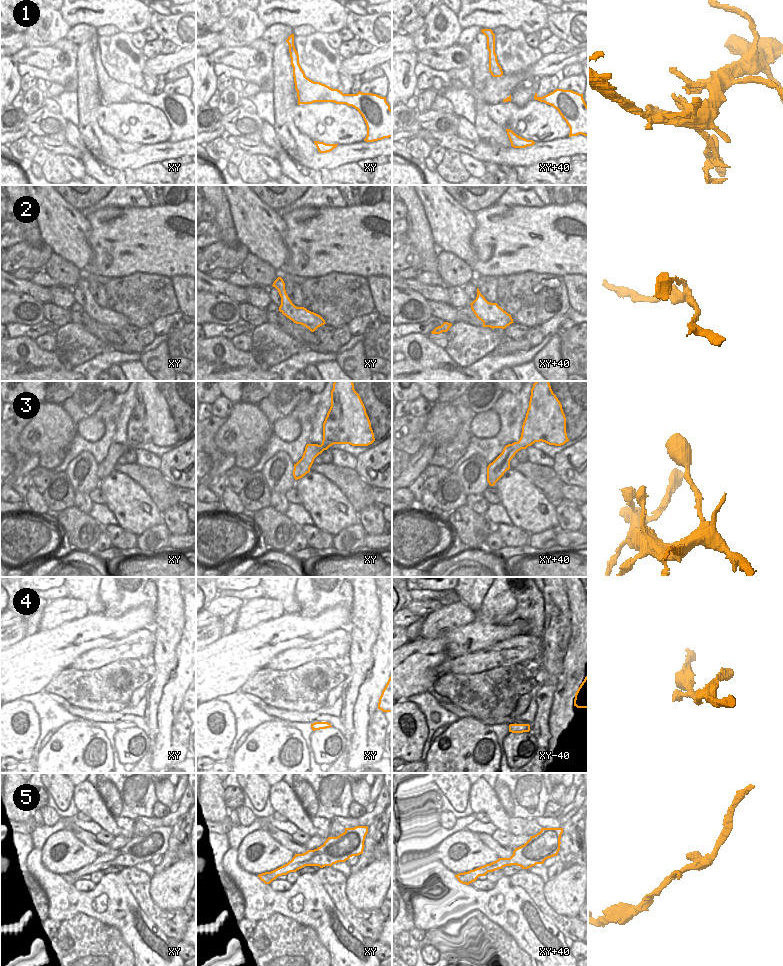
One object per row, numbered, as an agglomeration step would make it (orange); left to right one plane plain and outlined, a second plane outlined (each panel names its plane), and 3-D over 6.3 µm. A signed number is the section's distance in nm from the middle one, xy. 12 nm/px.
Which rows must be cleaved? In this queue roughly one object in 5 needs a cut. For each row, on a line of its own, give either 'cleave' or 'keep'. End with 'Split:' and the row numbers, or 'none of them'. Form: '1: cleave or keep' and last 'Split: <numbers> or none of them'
1: keep
2: keep
3: keep
4: keep
5: keep
Split: none of them

